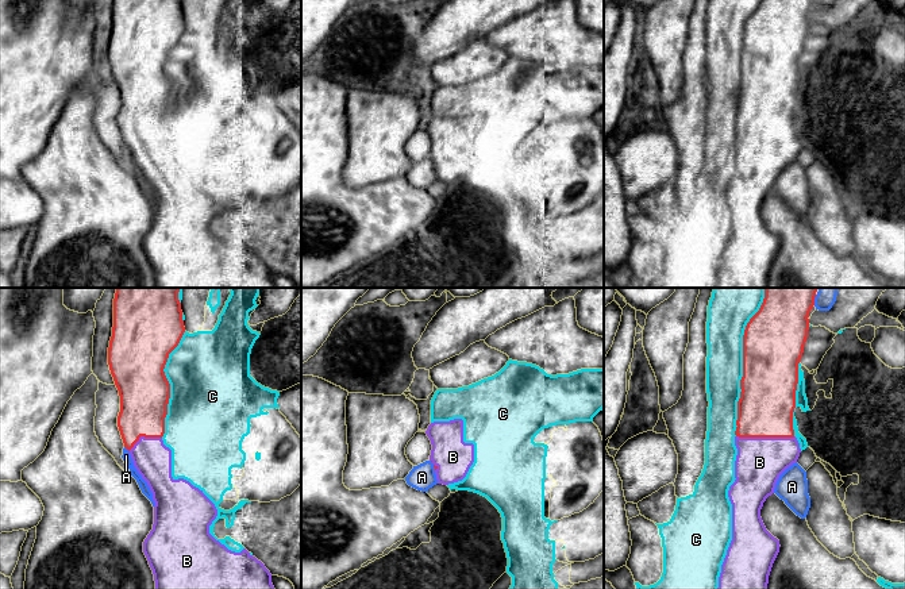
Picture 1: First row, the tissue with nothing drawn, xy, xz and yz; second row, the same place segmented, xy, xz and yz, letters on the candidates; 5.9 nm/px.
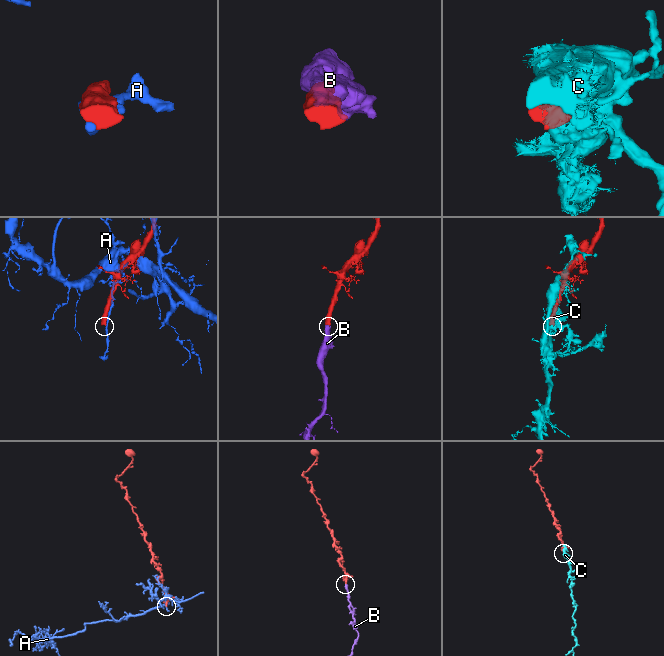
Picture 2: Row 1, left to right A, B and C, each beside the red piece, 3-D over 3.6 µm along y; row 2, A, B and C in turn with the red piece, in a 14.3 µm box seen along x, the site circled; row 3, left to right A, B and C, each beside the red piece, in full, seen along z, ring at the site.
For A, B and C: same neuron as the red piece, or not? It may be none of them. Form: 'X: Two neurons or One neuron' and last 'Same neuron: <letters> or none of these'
A: Two neurons
B: One neuron
C: Two neurons
Same neuron: B

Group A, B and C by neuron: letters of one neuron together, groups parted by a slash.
A / B / C

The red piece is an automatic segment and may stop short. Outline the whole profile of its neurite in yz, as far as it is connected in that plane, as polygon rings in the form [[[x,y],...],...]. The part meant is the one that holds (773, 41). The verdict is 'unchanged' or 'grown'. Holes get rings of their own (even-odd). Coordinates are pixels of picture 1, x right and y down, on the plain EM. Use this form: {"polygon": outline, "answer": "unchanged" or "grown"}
{"polygon": [[[762,0],[759,8],[750,16],[743,32],[743,74],[738,99],[735,143],[735,180],[728,195],[732,201],[732,238],[721,262],[717,288],[767,288],[769,273],[779,250],[779,238],[765,224],[760,207],[774,190],[779,173],[797,159],[801,146],[793,127],[796,88],[798,81],[798,61],[809,27],[809,9],[814,0]]], "answer": "grown"}

